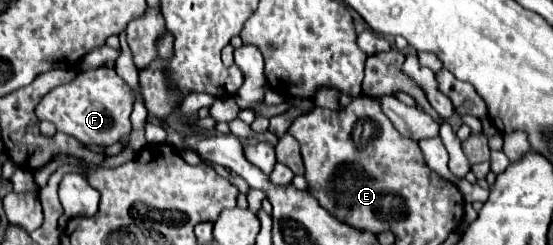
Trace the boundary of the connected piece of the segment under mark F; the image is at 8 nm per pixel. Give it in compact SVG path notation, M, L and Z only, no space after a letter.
M102 66L94 70L84 70L76 76L76 80L72 80L72 84L50 90L36 106L36 116L40 120L52 122L58 132L70 134L82 144L110 146L124 140L132 130L132 102L132 90L128 88L128 84L112 68Z

